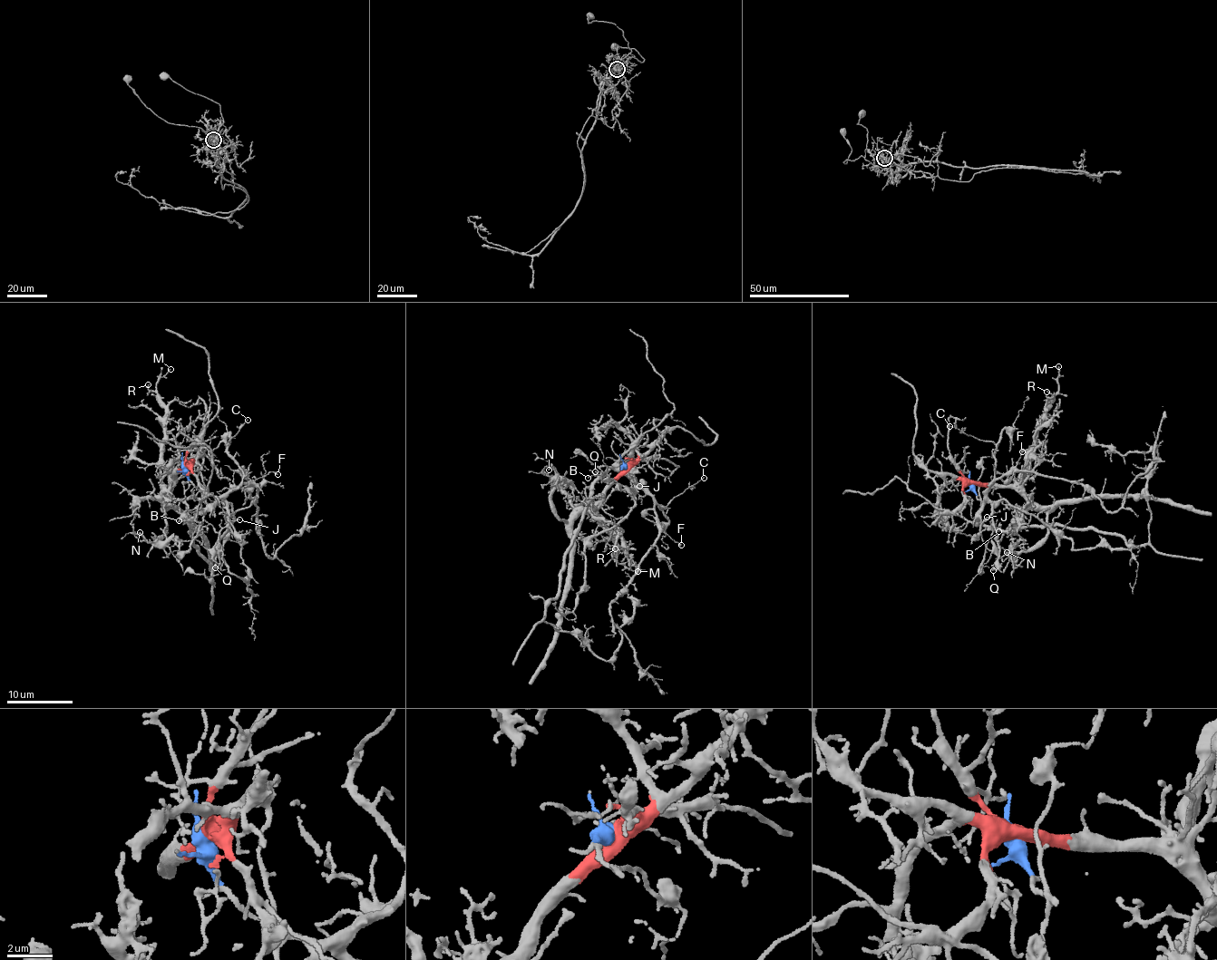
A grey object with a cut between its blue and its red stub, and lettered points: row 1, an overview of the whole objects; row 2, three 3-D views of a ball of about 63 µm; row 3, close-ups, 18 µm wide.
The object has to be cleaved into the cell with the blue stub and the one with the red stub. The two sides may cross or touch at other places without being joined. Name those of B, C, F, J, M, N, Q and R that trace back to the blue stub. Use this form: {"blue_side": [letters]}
{"blue_side": ["B", "C", "F", "J", "Q"]}

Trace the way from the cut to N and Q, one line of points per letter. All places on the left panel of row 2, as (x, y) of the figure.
N: (184, 465), (174, 474), (164, 511), (166, 531), (155, 538), (157, 543), (149, 542), (140, 532)
Q: (184, 465), (187, 480), (227, 506), (229, 524), (217, 536), (220, 562), (214, 567)

